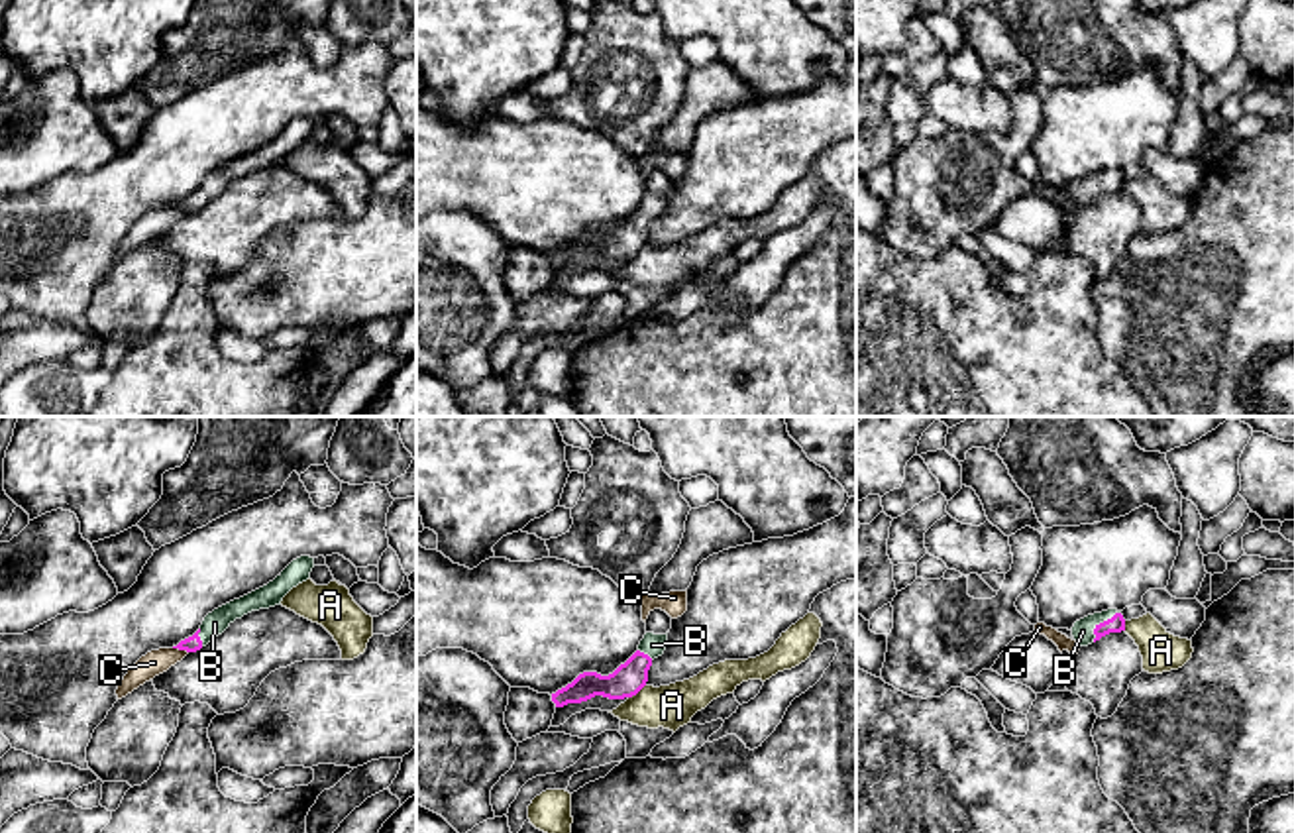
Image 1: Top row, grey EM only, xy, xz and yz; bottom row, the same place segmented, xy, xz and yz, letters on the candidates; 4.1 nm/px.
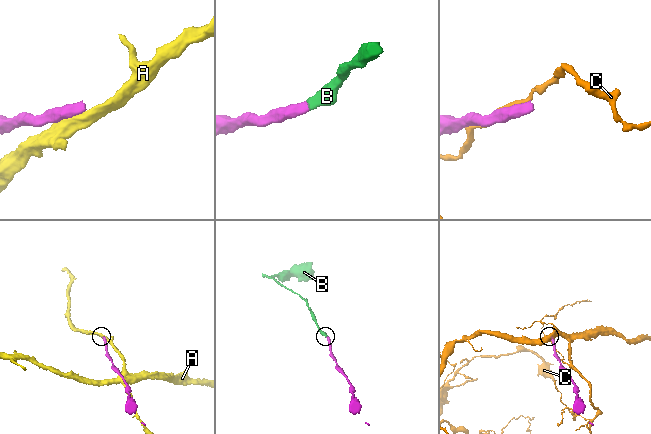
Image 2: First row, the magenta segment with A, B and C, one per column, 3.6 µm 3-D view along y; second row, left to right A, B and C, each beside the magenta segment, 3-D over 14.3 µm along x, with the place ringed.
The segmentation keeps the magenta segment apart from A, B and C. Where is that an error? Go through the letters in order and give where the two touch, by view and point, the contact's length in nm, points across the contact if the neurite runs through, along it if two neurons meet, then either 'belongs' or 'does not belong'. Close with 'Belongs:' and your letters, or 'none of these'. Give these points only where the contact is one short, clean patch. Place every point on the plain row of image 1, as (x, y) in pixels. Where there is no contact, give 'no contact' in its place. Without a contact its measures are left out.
A: contact xz (637, 252); length 90 nm; does not belong
B: contact yz (1100, 183); length 170 nm; way yz (1116, 183), (1100, 183), (1082, 191); belongs
C: contact xy (181, 209); length 70 nm; does not belong
Belongs: B

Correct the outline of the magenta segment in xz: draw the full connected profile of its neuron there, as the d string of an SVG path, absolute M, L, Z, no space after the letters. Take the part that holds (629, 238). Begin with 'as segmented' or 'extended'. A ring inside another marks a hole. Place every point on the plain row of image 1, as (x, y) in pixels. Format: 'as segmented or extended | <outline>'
extended | M646 193L638 204L638 210L620 224L613 234L601 236L597 232L583 232L571 244L552 253L556 267L567 263L581 263L595 255L609 259L624 259L636 255L648 242L648 230L652 220L666 210L668 193Z

